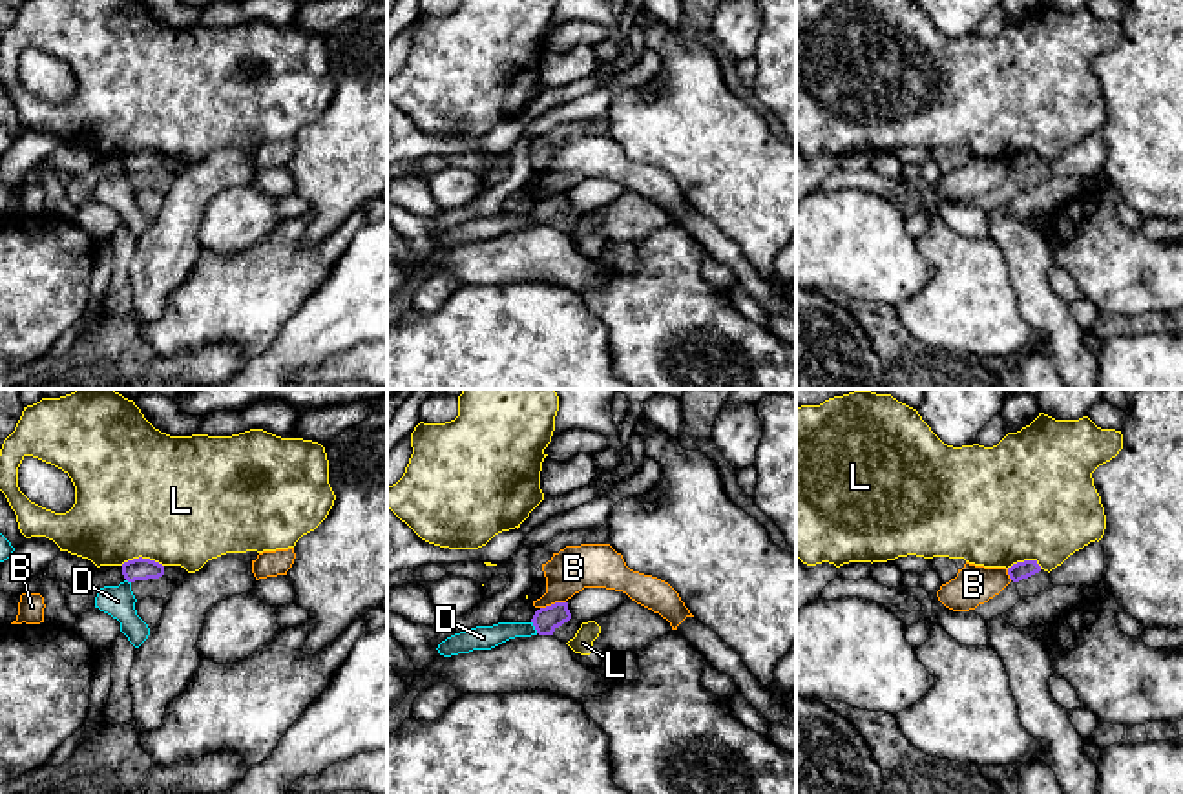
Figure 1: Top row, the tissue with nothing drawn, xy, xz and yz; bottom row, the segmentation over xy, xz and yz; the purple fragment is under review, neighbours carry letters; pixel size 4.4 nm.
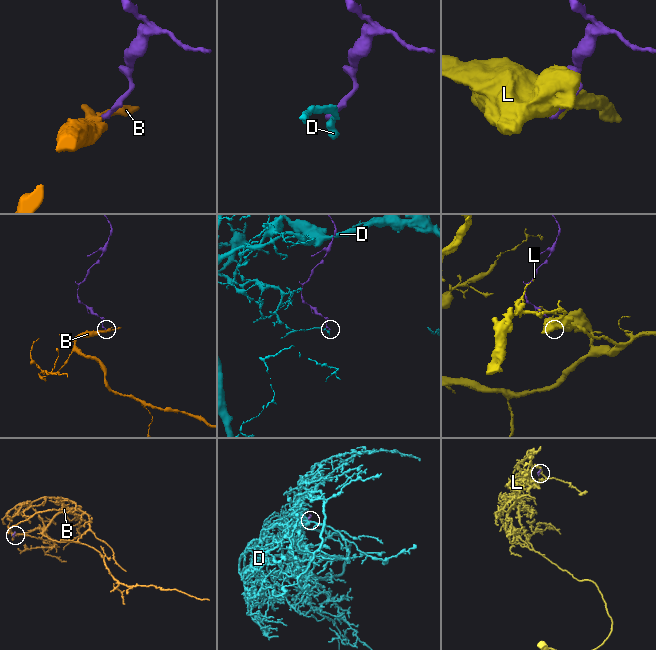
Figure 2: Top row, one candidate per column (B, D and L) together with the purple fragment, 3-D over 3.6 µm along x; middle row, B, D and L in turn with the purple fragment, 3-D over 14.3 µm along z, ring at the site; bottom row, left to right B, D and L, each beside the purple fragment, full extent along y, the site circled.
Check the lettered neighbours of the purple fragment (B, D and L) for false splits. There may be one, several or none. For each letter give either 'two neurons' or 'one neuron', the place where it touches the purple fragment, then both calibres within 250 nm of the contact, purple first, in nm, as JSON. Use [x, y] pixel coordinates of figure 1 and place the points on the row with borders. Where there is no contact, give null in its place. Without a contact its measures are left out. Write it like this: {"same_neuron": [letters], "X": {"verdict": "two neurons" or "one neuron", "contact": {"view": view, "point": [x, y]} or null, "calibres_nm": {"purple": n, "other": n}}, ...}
{"same_neuron": [], "B": {"verdict": "two neurons", "contact": {"view": "xz", "point": [552, 605]}, "calibres_nm": {"purple": 110, "other": 200}}, "D": {"verdict": "two neurons", "contact": {"view": "xz", "point": [533, 625]}, "calibres_nm": {"purple": 110, "other": 110}}, "L": {"verdict": "two neurons", "contact": {"view": "xy", "point": [141, 557]}, "calibres_nm": {"purple": 100, "other": 500}}}

